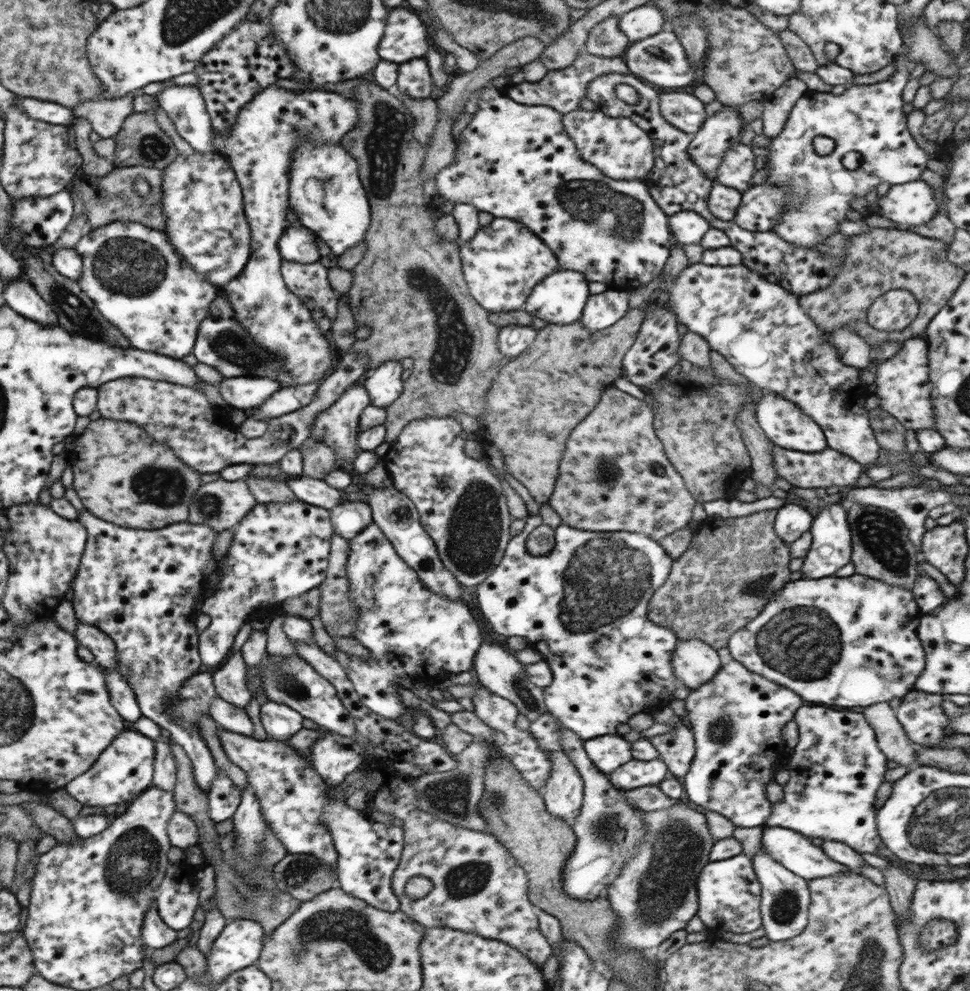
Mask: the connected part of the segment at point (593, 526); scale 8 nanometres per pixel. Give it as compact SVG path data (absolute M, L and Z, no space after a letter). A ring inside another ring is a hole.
M612 384L602 391L594 410L569 434L559 473L546 503L560 515L562 524L592 532L637 532L659 541L688 526L697 501L666 456L653 427L652 407L646 400L635 398Z

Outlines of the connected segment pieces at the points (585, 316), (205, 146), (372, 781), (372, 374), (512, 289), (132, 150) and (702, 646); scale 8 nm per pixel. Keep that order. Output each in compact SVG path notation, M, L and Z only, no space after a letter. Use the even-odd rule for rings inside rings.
M612 290L591 295L579 321L590 332L604 330L626 315L630 309L629 291Z
M172 85L156 96L158 106L165 109L174 126L192 146L201 153L216 152L214 128L204 97L196 85Z
M366 756L358 768L364 773L364 783L360 782L356 790L360 788L365 790L368 803L375 804L380 812L391 814L393 818L400 818L404 821L401 826L404 831L403 851L391 880L393 893L398 897L400 903L399 909L420 926L452 928L471 932L487 939L502 941L527 956L537 967L542 968L546 959L553 954L552 948L546 941L546 937L540 933L537 909L528 896L528 877L522 867L516 864L503 843L487 832L473 831L463 826L450 824L450 822L440 820L429 812L419 809L414 788L412 788L415 779L398 772L392 767L391 761ZM413 876L424 876L424 878L430 879L434 891L428 893L426 897L410 899L404 893L404 886Z
M386 361L376 368L370 368L362 381L371 404L386 409L403 393L406 376L399 361Z
M494 217L489 226L482 226L470 242L460 247L462 272L470 295L489 313L516 311L523 309L532 289L554 271L559 270L556 255L519 221Z
M154 109L144 113L133 112L124 119L122 128L114 136L117 153L115 167L138 165L162 171L177 159L179 154L172 139L158 127L154 114Z
M679 640L672 656L672 669L678 683L688 689L698 689L709 682L723 663L717 651L702 640Z

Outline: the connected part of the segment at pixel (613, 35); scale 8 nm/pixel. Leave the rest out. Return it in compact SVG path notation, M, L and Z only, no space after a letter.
M621 15L611 16L599 22L592 30L591 39L585 42L584 52L597 57L623 57L630 45L626 35L619 29Z

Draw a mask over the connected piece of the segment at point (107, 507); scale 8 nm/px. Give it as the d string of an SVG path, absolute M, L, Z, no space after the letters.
M100 417L90 421L83 433L76 436L74 444L75 448L68 453L68 465L73 467L73 488L94 516L124 528L142 530L161 529L189 520L189 507L200 488L200 474L178 457L173 449L154 440L141 426Z

